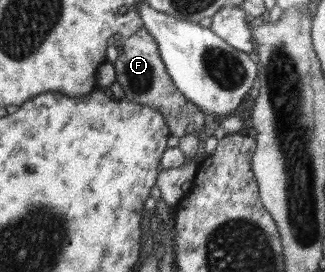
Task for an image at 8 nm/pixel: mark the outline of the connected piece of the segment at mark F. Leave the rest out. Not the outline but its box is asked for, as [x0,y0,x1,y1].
[113,27,205,138]

